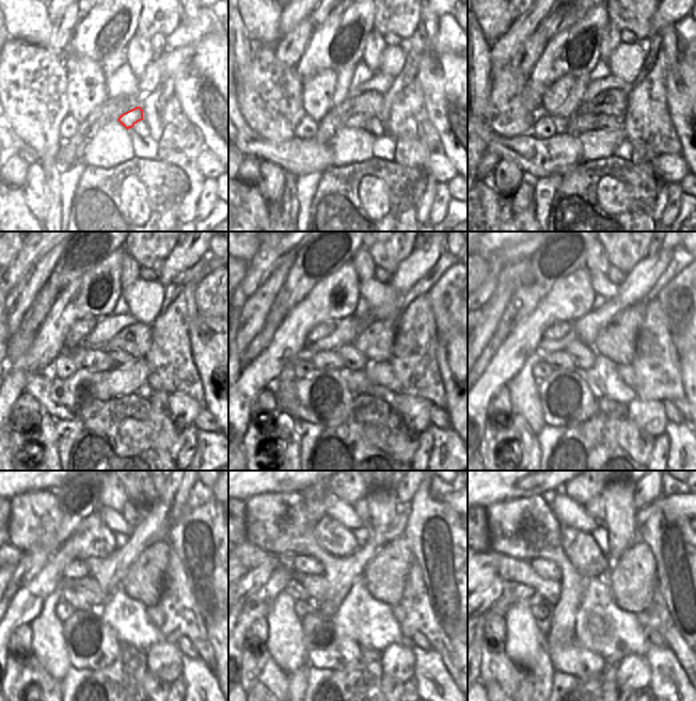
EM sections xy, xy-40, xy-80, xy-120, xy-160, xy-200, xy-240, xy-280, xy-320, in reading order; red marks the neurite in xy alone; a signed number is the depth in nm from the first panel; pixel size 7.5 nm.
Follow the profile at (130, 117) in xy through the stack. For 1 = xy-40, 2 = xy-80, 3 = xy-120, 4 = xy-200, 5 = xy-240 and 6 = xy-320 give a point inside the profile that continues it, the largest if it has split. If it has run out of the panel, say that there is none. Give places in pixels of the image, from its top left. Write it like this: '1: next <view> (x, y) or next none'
1: next xy-40 (357, 121)
2: next xy-80 (576, 124)
3: next xy-120 (99, 361)
4: next xy-200 (562, 361)
5: next xy-240 (78, 601)
6: next xy-320 (521, 593)

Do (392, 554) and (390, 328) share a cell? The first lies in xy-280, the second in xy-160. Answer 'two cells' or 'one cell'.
one cell

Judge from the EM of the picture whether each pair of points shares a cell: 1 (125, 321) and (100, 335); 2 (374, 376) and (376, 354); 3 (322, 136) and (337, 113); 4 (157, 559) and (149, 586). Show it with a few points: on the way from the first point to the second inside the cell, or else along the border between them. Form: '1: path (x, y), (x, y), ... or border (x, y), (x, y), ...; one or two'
1: path (119, 323), (112, 324), (107, 329); one
2: border (372, 362), (388, 363); two
3: path (327, 130), (335, 118); one
4: path (151, 566), (149, 579); one

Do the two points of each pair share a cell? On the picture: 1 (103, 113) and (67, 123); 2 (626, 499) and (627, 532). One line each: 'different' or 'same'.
1: different
2: same

